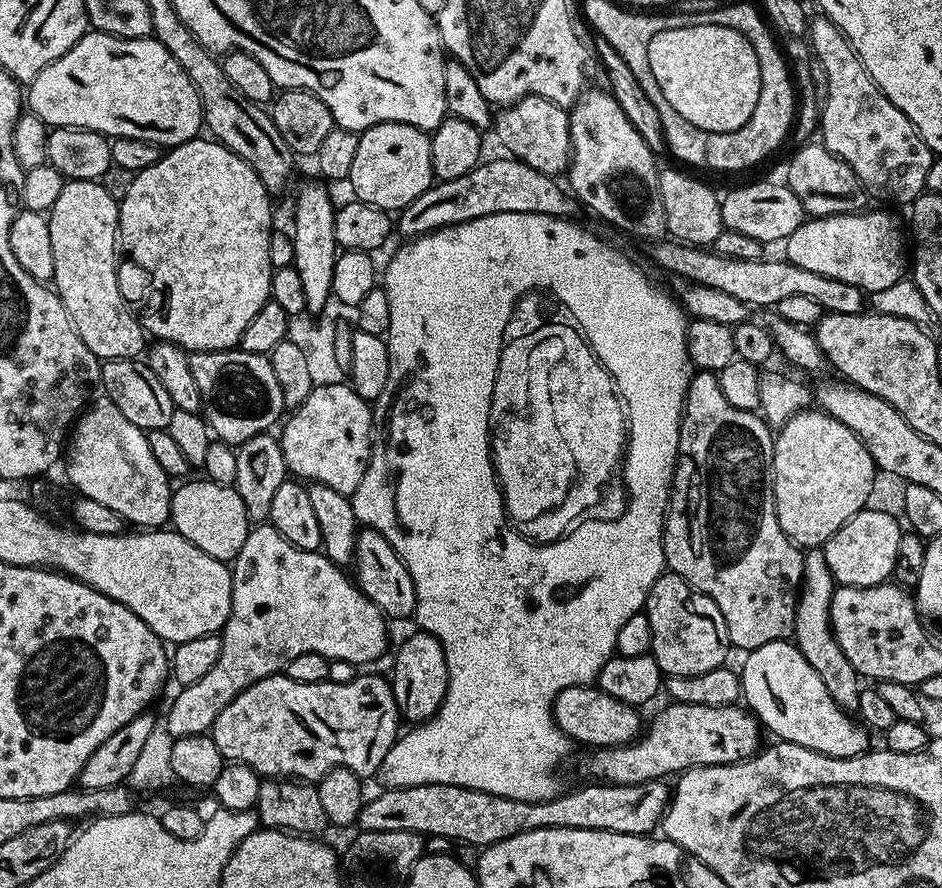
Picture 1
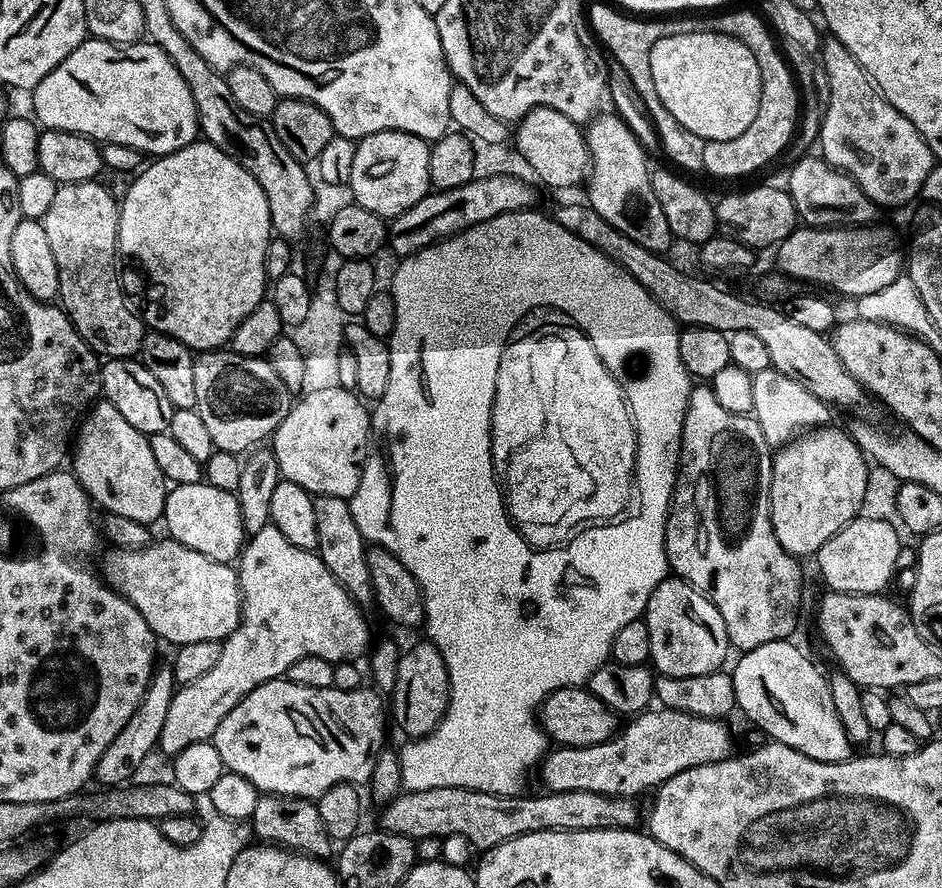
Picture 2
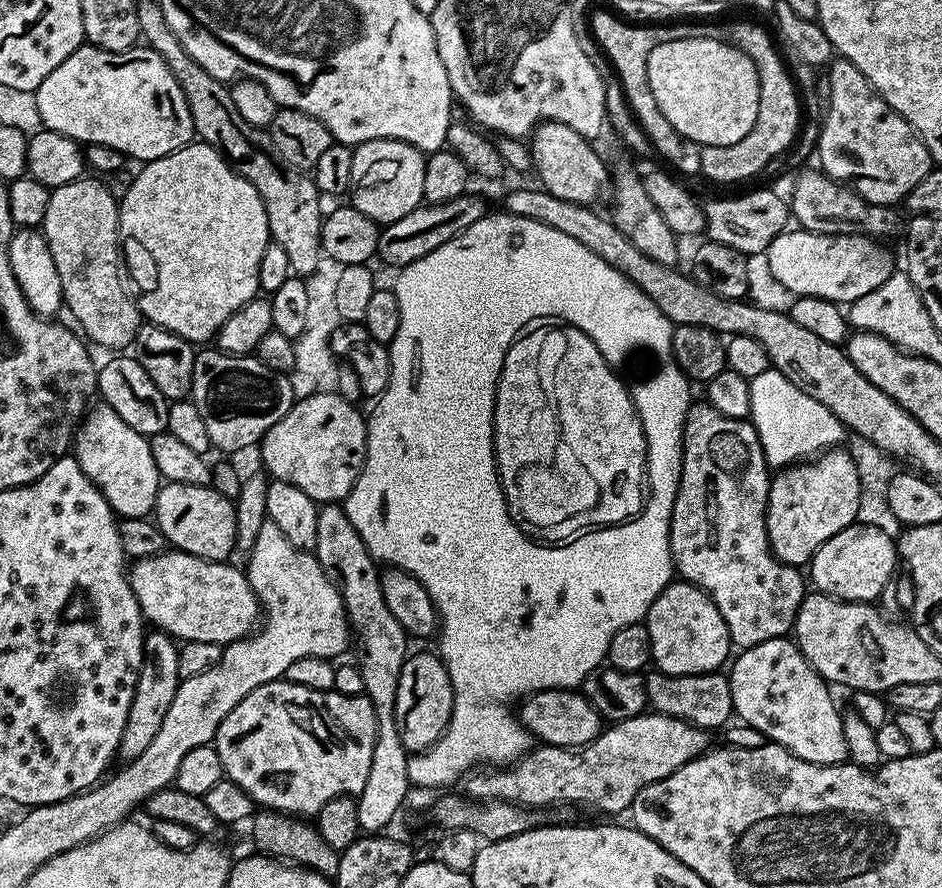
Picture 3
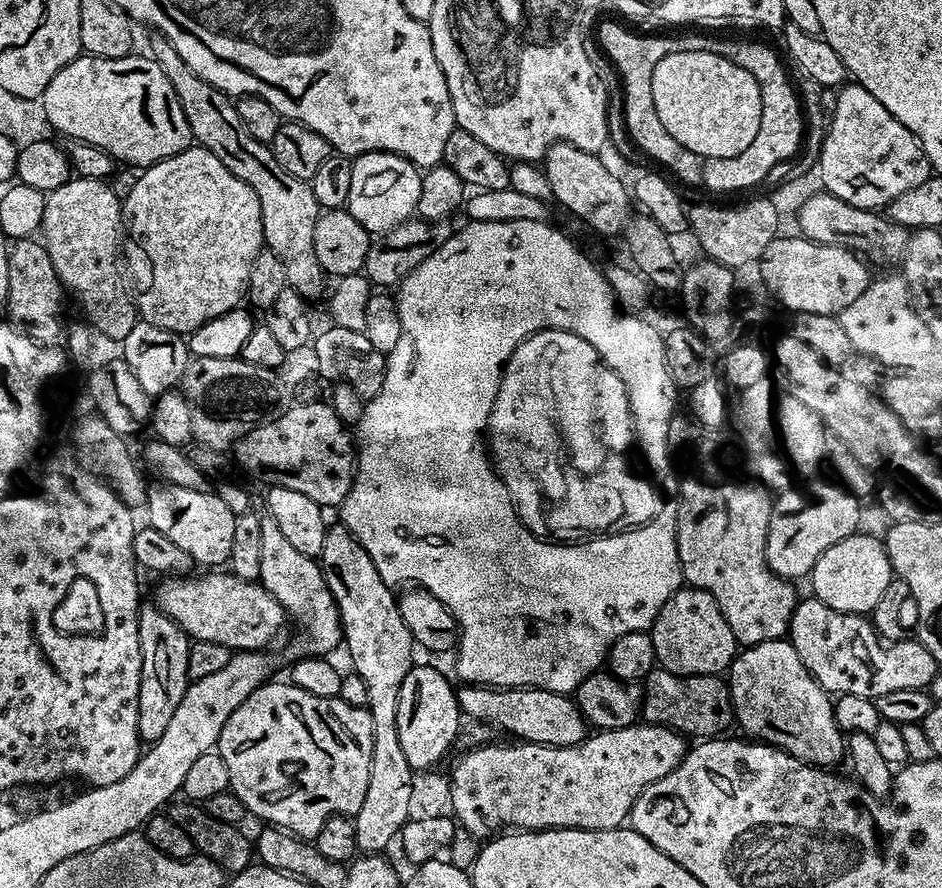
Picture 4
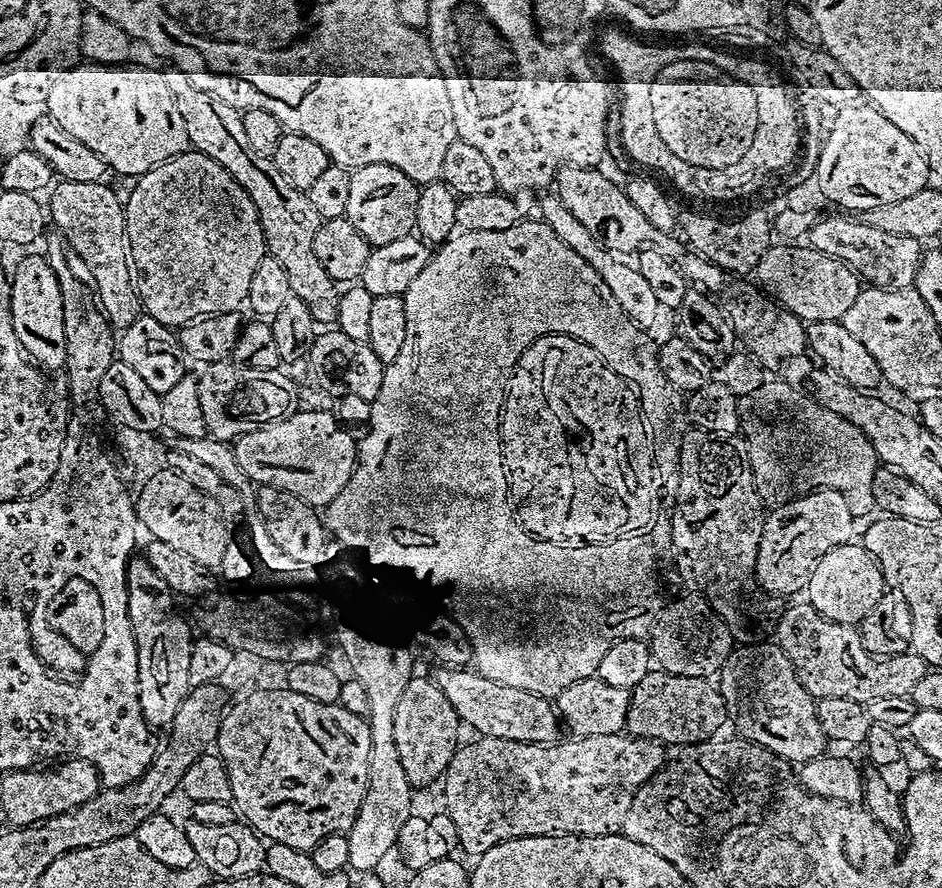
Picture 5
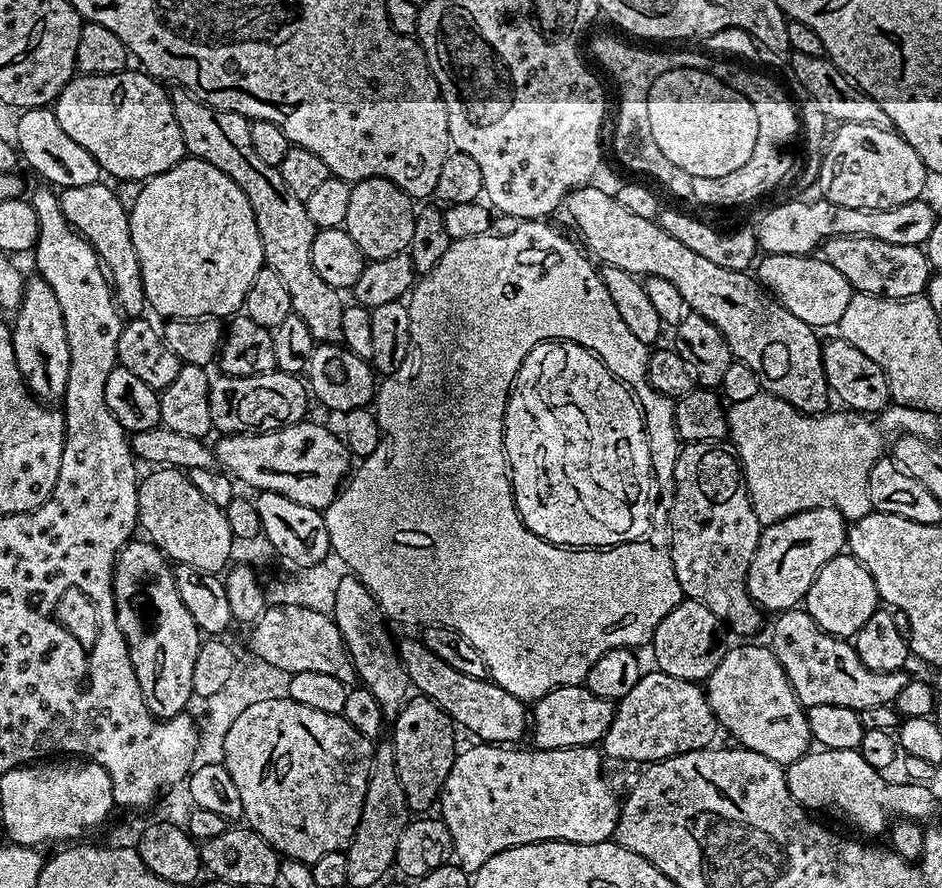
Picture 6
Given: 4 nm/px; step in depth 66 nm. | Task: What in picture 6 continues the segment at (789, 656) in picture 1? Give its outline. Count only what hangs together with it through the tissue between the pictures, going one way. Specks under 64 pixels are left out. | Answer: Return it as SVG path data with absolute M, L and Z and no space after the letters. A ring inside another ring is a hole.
M740 642L737 648L729 647L725 651L722 662L718 662L716 669L706 681L708 701L716 715L716 723L721 729L733 732L739 743L745 748L754 750L758 754L766 754L774 762L781 766L793 764L804 753L809 751L813 743L808 725L808 713L800 699L794 694L790 682L786 678L786 670L778 662L776 655L772 653L771 647L756 642Z

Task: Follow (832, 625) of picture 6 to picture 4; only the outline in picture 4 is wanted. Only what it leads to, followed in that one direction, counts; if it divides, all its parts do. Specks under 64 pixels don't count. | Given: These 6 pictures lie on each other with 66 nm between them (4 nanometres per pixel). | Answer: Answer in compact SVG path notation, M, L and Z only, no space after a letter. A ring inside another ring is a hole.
M857 530L851 536L842 538L842 542L834 542L830 550L821 554L812 567L811 580L811 595L830 606L830 610L863 616L871 614L874 606L878 606L878 598L893 587L894 573L883 539L879 535L867 536L864 530Z

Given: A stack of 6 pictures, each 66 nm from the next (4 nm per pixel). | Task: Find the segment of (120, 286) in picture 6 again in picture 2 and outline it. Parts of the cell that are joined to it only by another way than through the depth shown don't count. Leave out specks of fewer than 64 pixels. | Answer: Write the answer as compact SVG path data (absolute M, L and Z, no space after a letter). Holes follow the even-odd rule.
M94 179L59 185L42 223L50 250L54 250L54 262L58 262L58 300L78 334L97 357L132 358L139 353L146 325L132 313L116 277L120 205L100 183Z

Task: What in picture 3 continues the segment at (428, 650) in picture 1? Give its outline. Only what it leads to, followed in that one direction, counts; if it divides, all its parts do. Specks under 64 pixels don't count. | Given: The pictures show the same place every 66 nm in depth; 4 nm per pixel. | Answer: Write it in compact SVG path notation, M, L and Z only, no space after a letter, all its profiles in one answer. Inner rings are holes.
M428 652L409 655L398 678L394 714L402 746L409 754L424 752L440 741L452 717L452 679L439 655L431 656Z

